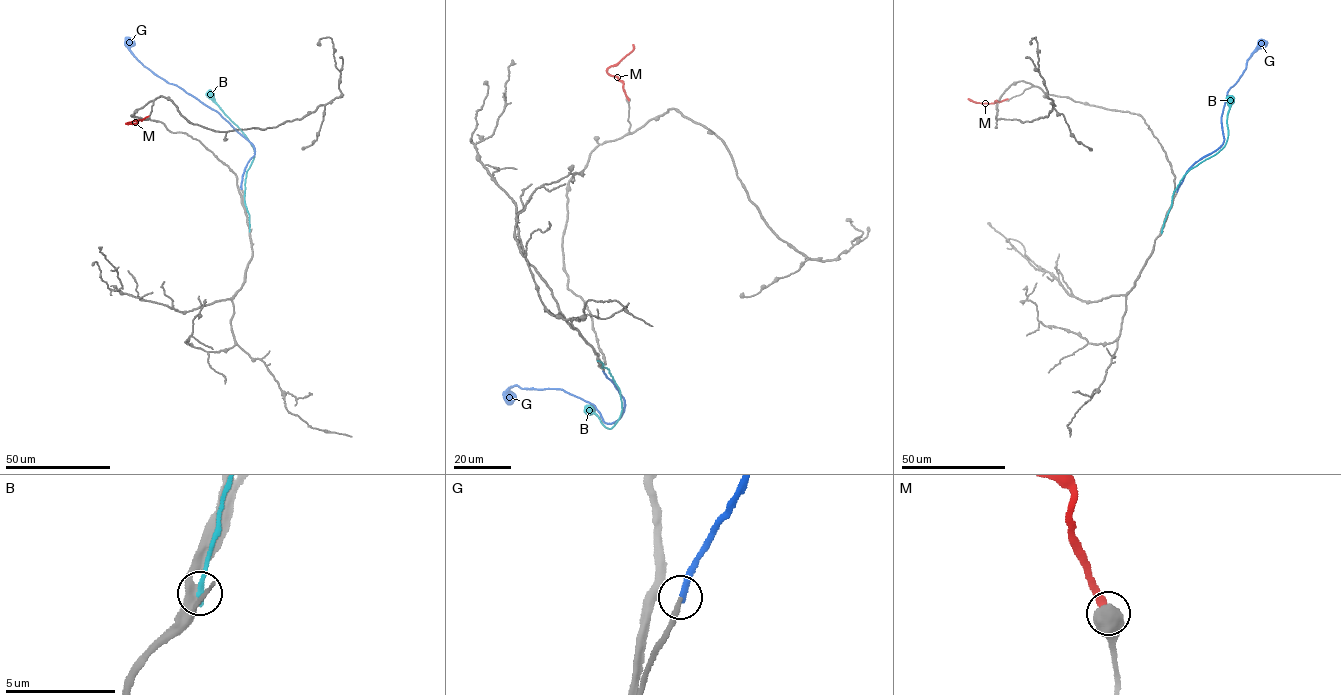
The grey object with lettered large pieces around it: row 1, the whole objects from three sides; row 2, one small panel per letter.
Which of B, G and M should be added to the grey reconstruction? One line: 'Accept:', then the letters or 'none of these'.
Accept: G

